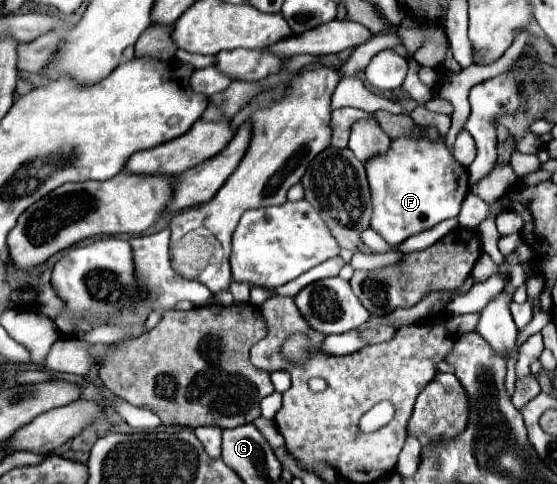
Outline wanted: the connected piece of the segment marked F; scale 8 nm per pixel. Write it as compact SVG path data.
M413 126L409 136L391 140L387 152L379 152L365 162L365 170L371 188L371 228L391 246L437 222L455 218L469 192L467 168L453 158L441 134L429 138L423 126Z

